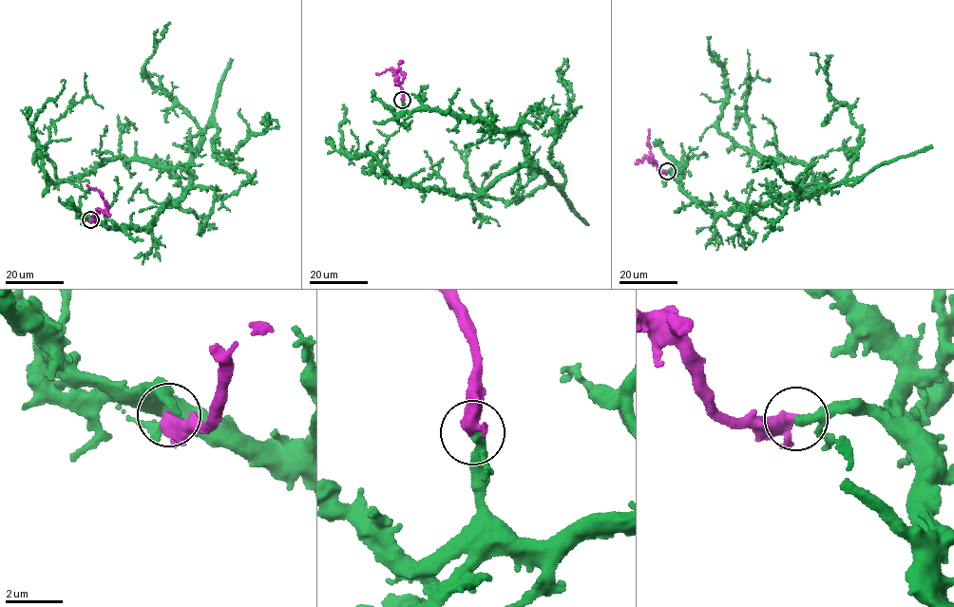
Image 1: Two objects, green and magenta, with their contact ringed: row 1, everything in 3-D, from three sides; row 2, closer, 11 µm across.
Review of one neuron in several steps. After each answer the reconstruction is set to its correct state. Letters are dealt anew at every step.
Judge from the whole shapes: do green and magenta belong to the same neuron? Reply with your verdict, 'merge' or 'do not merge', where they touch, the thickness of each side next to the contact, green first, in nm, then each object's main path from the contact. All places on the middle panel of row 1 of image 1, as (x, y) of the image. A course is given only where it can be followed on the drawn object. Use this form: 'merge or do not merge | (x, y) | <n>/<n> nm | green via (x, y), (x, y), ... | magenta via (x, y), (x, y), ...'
merge | (402, 100) | 280/500 nm | green via (403, 101), (408, 111), (518, 130), (525, 161), (475, 195), (421, 190), (372, 155), (342, 150), (343, 110) | magenta via (403, 101), (399, 85), (404, 75), (391, 69), (376, 74)

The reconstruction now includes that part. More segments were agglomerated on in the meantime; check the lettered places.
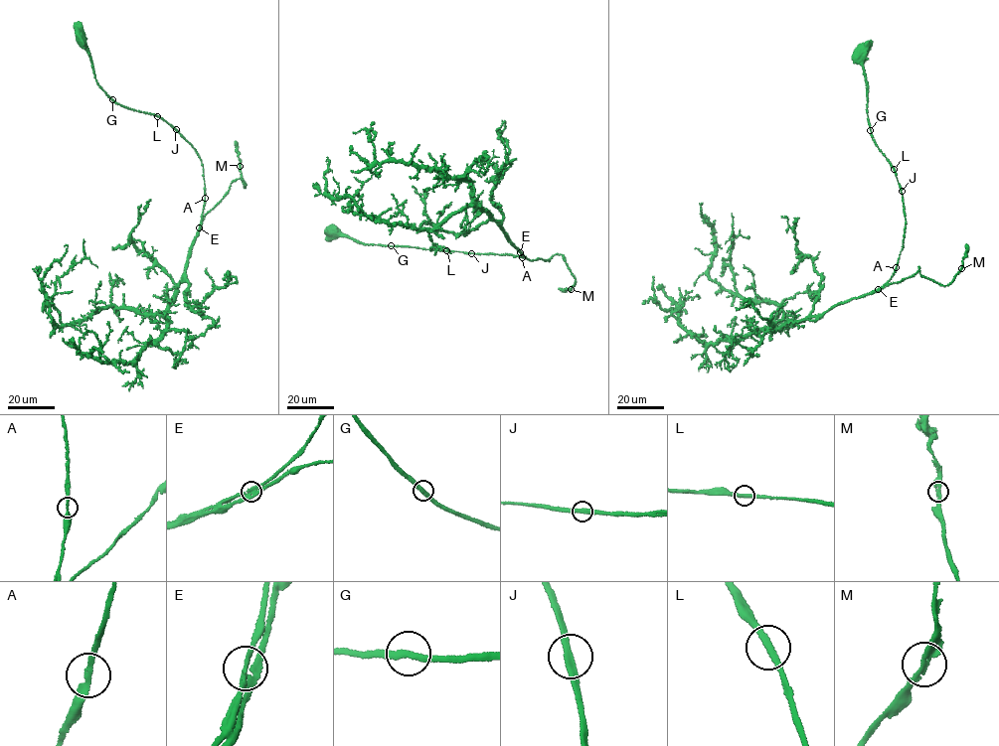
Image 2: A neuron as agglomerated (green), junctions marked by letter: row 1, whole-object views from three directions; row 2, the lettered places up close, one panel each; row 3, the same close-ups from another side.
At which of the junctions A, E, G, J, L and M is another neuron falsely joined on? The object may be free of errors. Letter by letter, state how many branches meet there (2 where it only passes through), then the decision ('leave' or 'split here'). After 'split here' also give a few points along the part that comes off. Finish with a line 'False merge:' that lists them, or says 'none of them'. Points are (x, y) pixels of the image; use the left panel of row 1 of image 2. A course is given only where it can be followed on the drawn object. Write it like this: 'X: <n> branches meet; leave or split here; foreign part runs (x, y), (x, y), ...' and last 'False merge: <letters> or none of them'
A: 2 branches meet; leave
E: 2 branches meet; leave
G: 2 branches meet; leave
J: 2 branches meet; leave
L: 2 branches meet; leave
M: 2 branches meet; leave
False merge: none of them

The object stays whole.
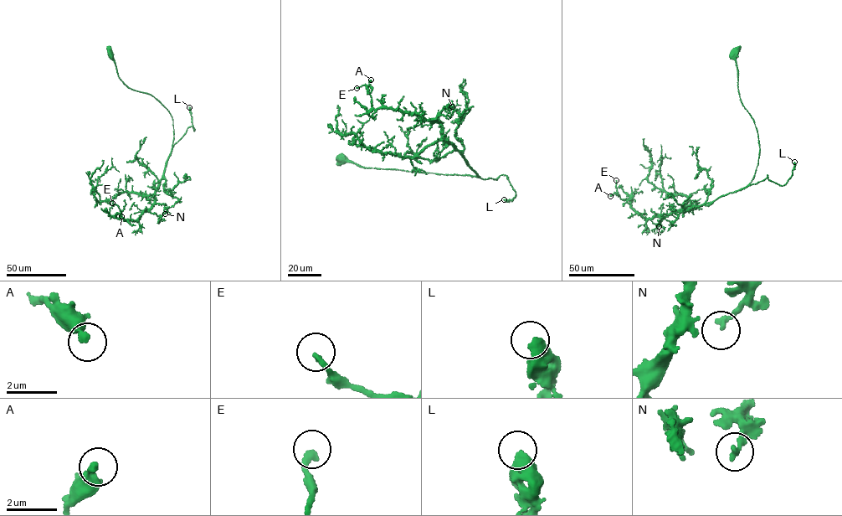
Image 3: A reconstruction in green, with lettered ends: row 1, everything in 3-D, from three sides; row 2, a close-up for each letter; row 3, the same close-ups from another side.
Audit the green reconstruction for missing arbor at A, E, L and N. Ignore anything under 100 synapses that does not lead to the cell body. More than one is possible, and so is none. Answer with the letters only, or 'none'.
none

